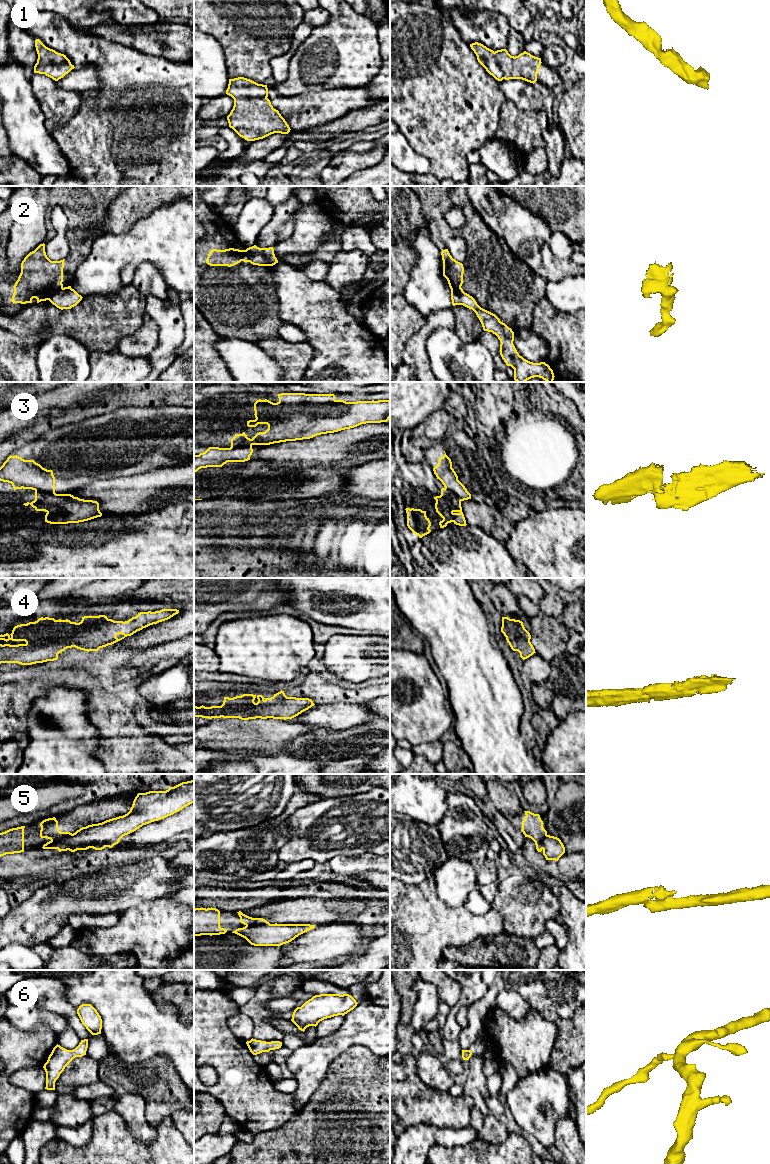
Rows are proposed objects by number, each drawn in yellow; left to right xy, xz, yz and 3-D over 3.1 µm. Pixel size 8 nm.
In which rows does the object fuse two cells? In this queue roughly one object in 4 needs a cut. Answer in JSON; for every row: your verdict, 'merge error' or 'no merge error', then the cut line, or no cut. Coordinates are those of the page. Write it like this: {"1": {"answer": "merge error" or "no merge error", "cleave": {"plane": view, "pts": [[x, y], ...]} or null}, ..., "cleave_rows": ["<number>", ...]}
{"1": {"answer": "no merge error", "cleave": null}, "2": {"answer": "merge error", "cleave": {"plane": "xy", "pts": [[62, 287], [56, 290], [48, 299]]}}, "3": {"answer": "merge error", "cleave": {"plane": "xz", "pts": [[251, 445], [231, 447]]}}, "4": {"answer": "no merge error", "cleave": null}, "5": {"answer": "merge error", "cleave": {"plane": "xy", "pts": [[71, 833], [51, 841]]}}, "6": {"answer": "no merge error", "cleave": null}, "cleave_rows": ["2", "3", "5"]}

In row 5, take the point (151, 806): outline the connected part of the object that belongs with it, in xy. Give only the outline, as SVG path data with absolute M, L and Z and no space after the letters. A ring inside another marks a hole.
M194 780L182 782L166 791L138 793L127 814L82 827L71 835L56 842L49 841L47 844L56 846L59 852L112 848L123 836L143 825L171 816L192 803L194 803Z

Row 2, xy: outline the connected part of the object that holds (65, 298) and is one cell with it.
M68 286L53 293L49 298L49 301L57 308L63 310L71 309L76 306L82 298L83 297L72 289L71 286Z

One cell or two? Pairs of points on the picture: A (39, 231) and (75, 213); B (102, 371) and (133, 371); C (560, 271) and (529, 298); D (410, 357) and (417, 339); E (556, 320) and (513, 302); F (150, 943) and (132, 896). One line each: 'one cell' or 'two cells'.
A: two cells
B: one cell
C: two cells
D: one cell
E: two cells
F: two cells

